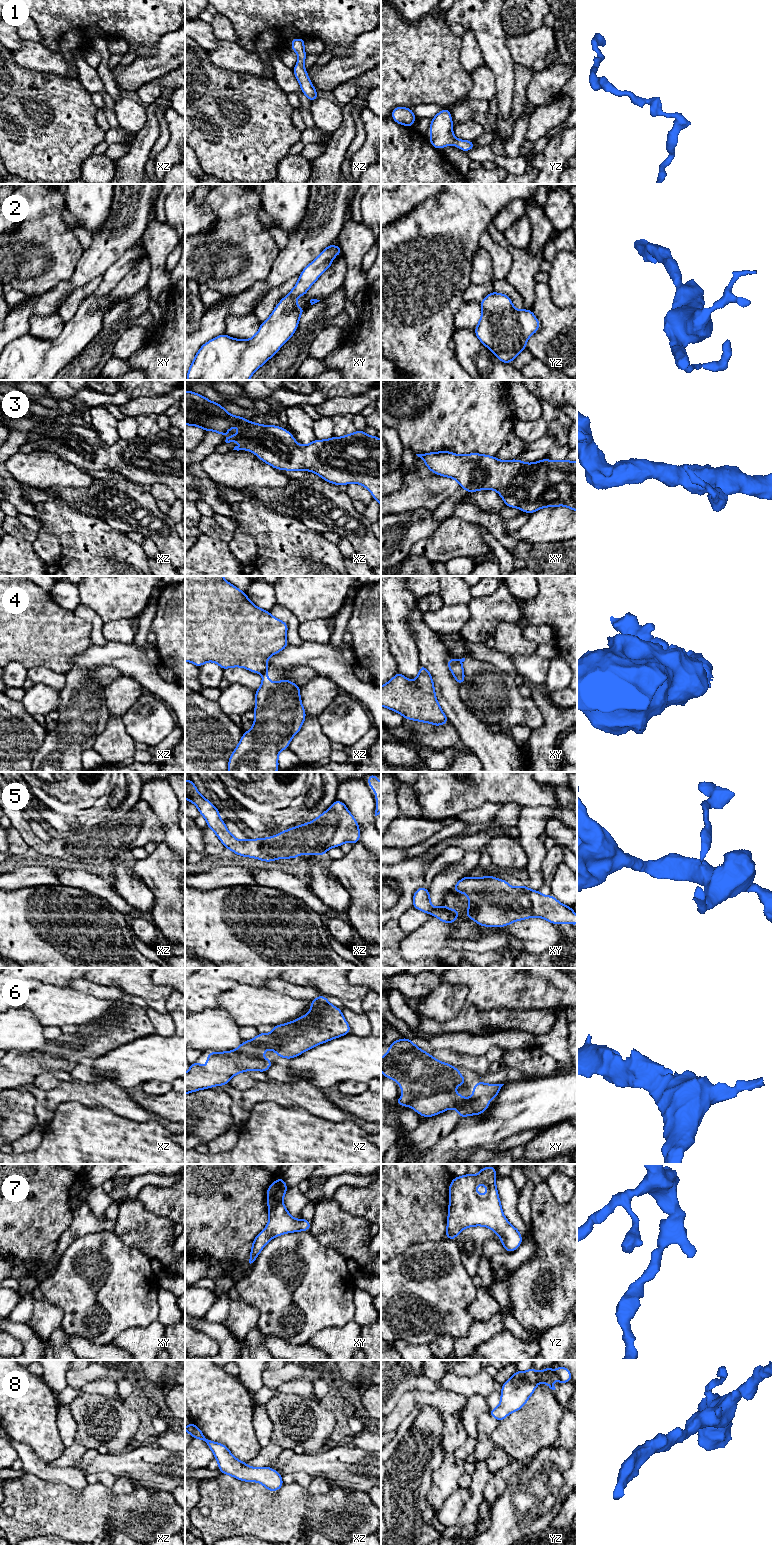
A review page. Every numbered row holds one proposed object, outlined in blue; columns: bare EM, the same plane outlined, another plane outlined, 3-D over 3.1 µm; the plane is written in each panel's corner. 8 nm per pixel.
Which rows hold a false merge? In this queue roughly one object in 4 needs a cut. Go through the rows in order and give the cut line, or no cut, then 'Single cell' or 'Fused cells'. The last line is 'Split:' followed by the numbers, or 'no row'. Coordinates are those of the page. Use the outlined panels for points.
1: No split. Single cell
2: No split. Single cell
3: No split. Single cell
4: Split along xz (266, 669), (262, 674). Fused cells
5: No split. Single cell
6: No split. Single cell
7: No split. Single cell
8: No split. Single cell
Split: 4

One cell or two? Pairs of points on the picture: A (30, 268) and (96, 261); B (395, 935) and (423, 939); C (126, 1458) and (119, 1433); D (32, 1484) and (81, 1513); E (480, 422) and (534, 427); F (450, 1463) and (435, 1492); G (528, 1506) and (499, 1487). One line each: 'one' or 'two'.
A: two
B: two
C: two
D: one
E: two
F: one
G: two

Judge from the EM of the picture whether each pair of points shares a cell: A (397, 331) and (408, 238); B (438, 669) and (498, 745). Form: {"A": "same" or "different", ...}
{"A": "same", "B": "same"}

